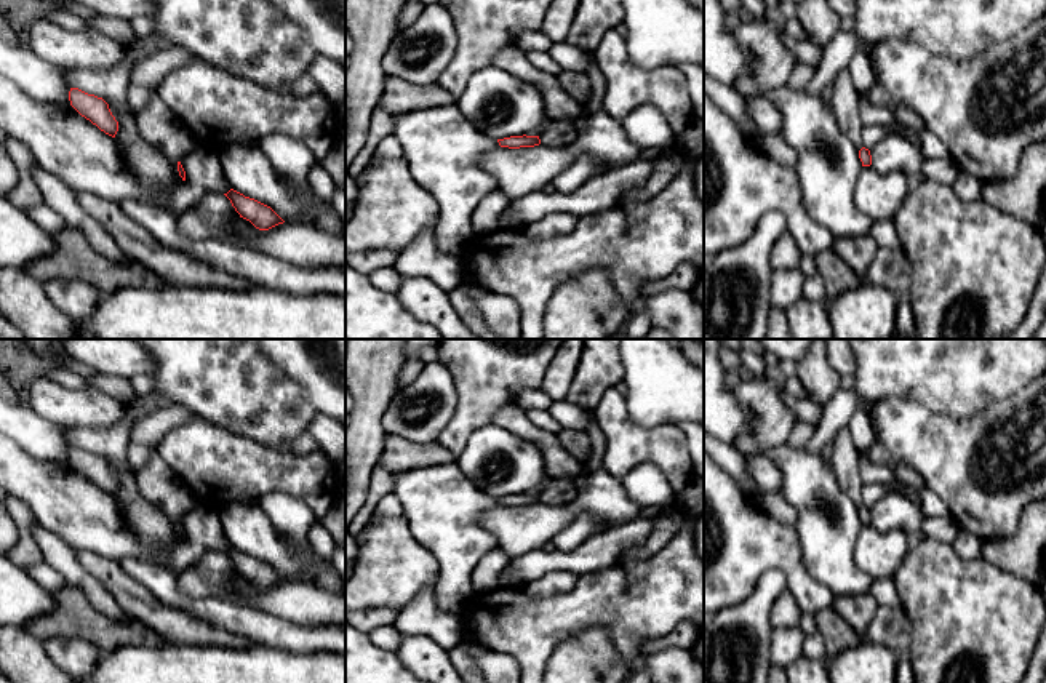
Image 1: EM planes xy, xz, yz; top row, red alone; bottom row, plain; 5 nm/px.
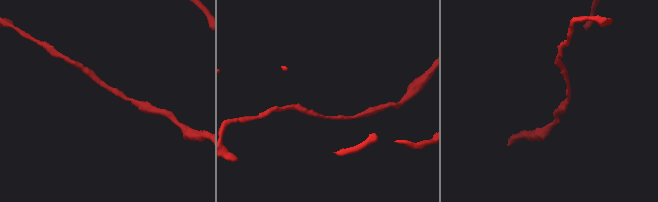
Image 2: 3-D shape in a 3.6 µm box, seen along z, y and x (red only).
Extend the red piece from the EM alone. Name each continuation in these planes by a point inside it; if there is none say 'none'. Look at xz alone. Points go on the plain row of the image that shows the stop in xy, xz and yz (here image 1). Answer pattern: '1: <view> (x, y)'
none

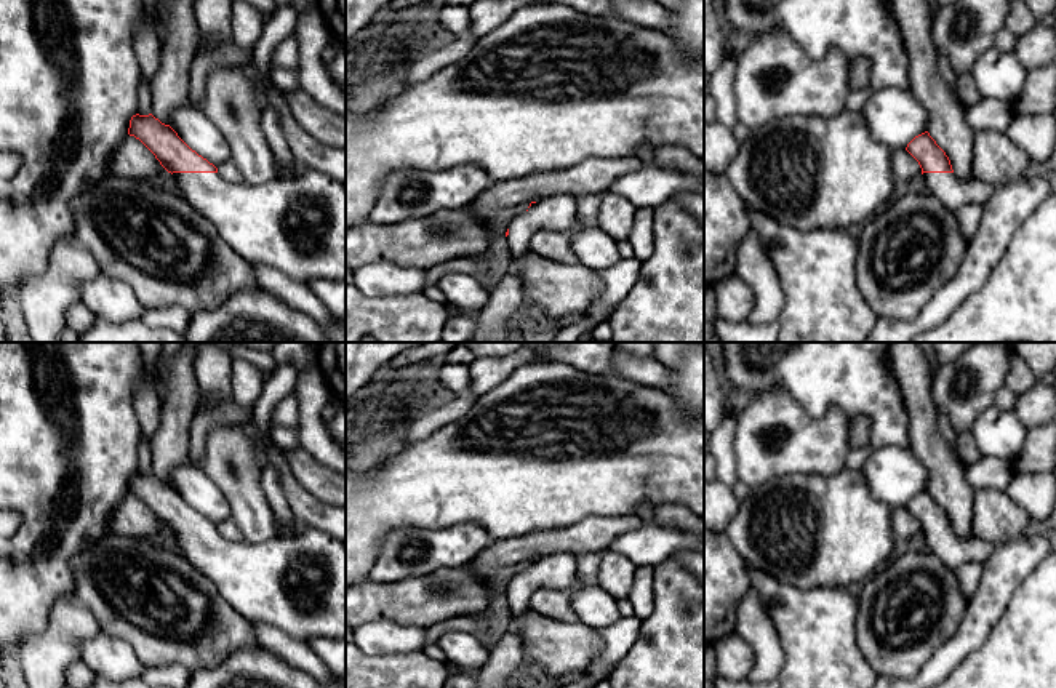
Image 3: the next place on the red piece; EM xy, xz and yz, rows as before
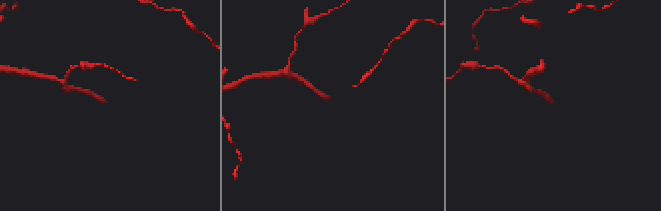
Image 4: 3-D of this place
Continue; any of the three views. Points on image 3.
1: xy (298, 584)

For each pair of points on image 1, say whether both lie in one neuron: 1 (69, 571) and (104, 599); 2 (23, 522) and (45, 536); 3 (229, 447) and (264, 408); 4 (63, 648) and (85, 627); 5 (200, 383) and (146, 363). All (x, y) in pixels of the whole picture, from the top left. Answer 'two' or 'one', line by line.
1: one
2: two
3: two
4: two
5: two

